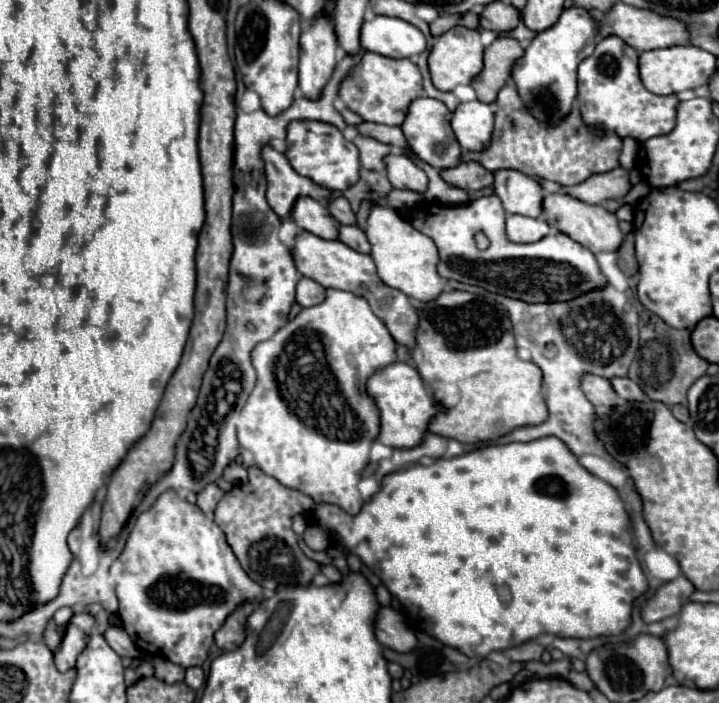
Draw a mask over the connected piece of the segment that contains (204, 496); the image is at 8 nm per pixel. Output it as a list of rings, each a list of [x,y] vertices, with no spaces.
[[[212,482],[212,484],[208,484],[204,490],[198,492],[198,506],[202,508],[202,512],[212,514],[222,496],[224,496],[224,490],[220,490],[220,486]]]

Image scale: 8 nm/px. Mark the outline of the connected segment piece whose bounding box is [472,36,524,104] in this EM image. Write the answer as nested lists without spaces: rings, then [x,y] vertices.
[[[500,36],[494,44],[490,44],[484,52],[484,70],[474,78],[472,88],[478,94],[480,102],[492,104],[498,96],[498,90],[512,76],[512,66],[518,58],[524,56],[518,40]]]

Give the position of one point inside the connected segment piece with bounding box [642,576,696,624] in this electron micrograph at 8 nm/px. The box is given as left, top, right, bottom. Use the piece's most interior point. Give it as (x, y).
(667, 602)

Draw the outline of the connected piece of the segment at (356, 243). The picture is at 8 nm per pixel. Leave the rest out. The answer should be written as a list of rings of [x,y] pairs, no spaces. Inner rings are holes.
[[[340,226],[340,242],[362,254],[370,254],[370,242],[366,238],[366,232],[356,226]]]

